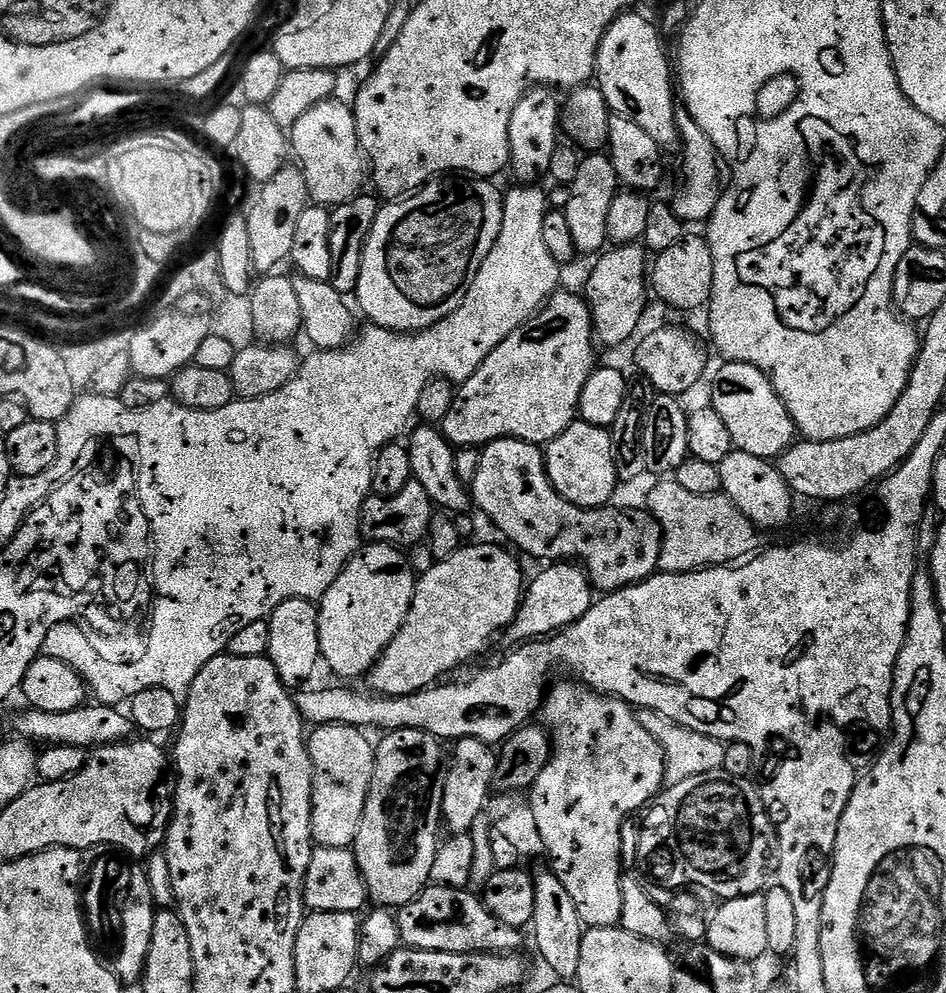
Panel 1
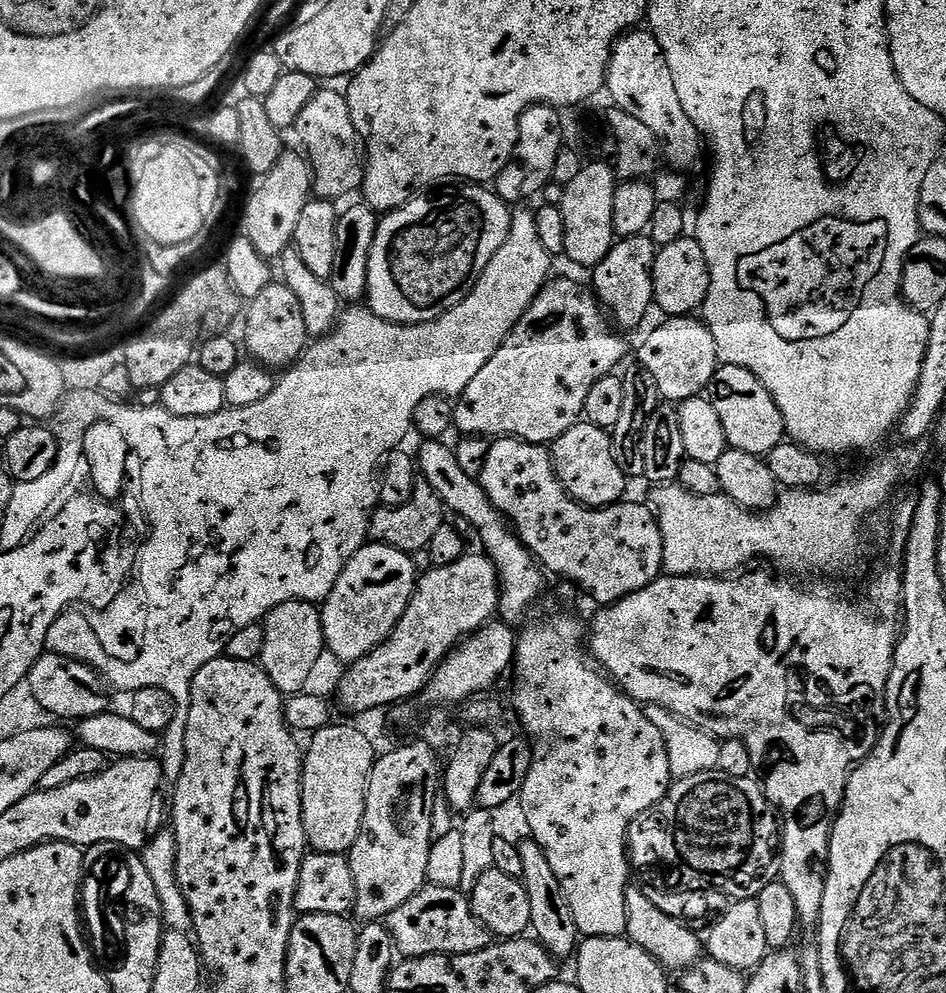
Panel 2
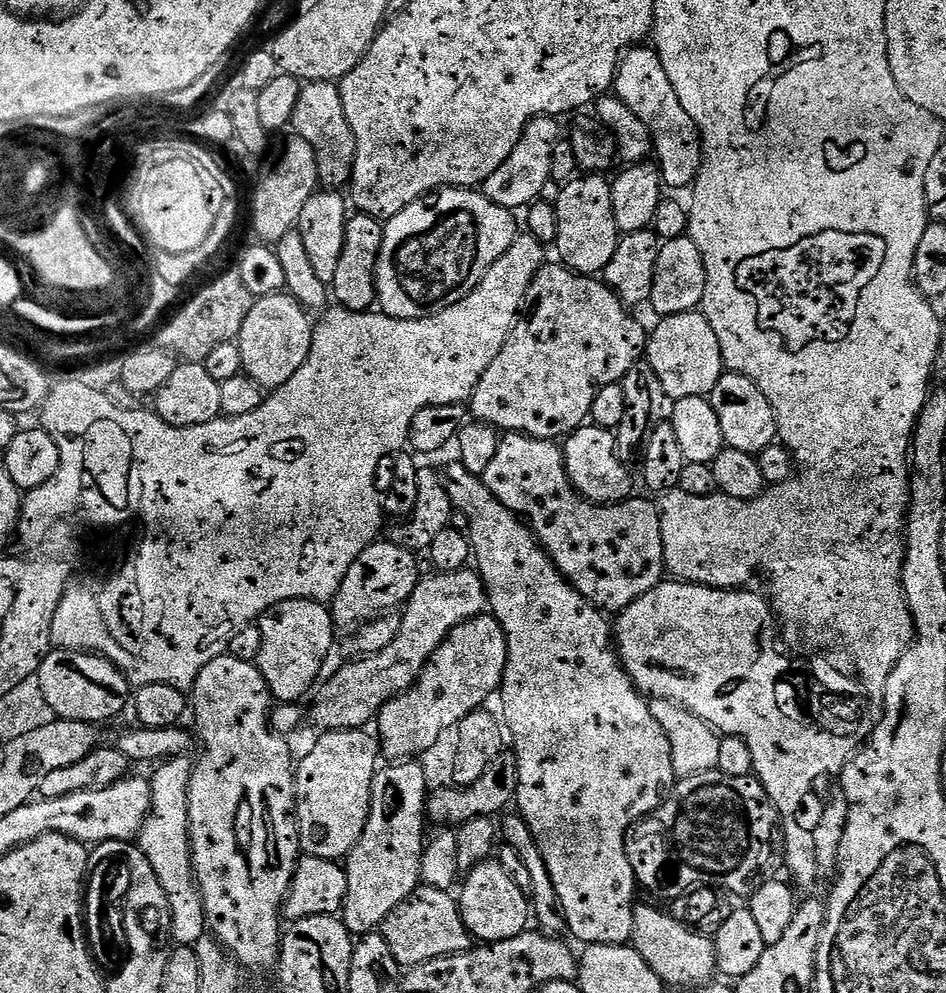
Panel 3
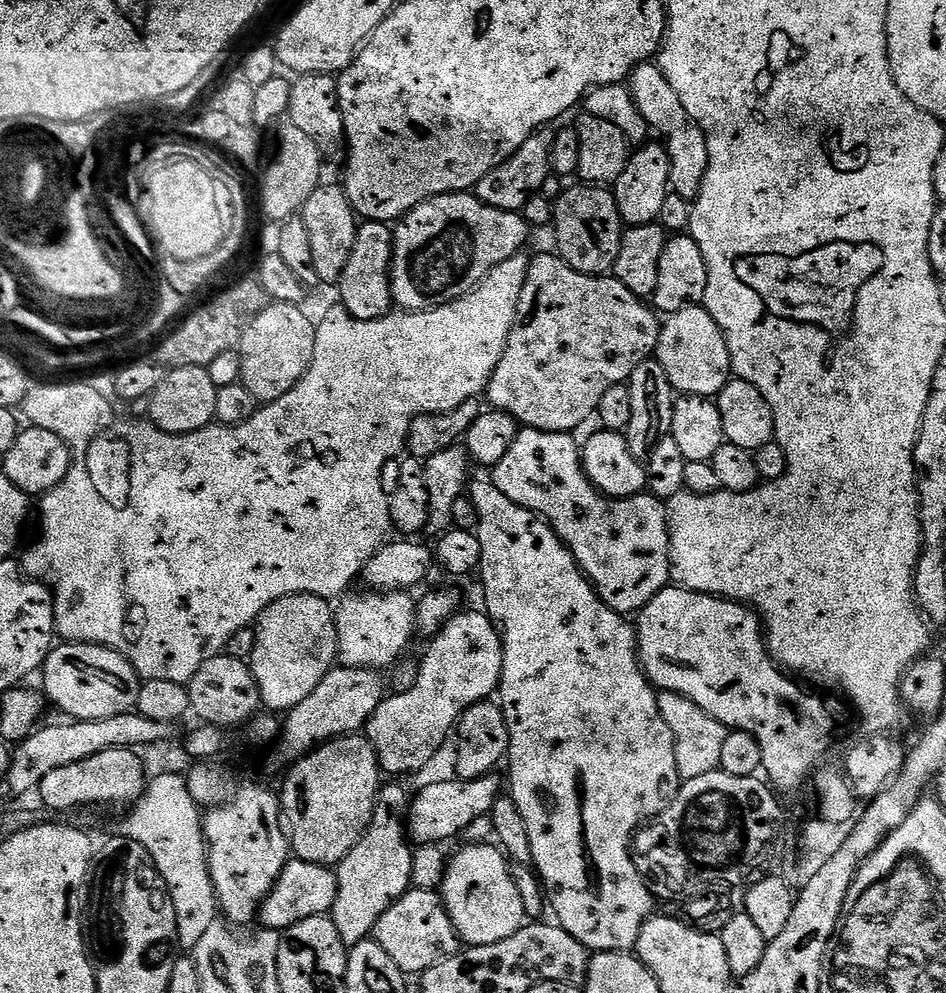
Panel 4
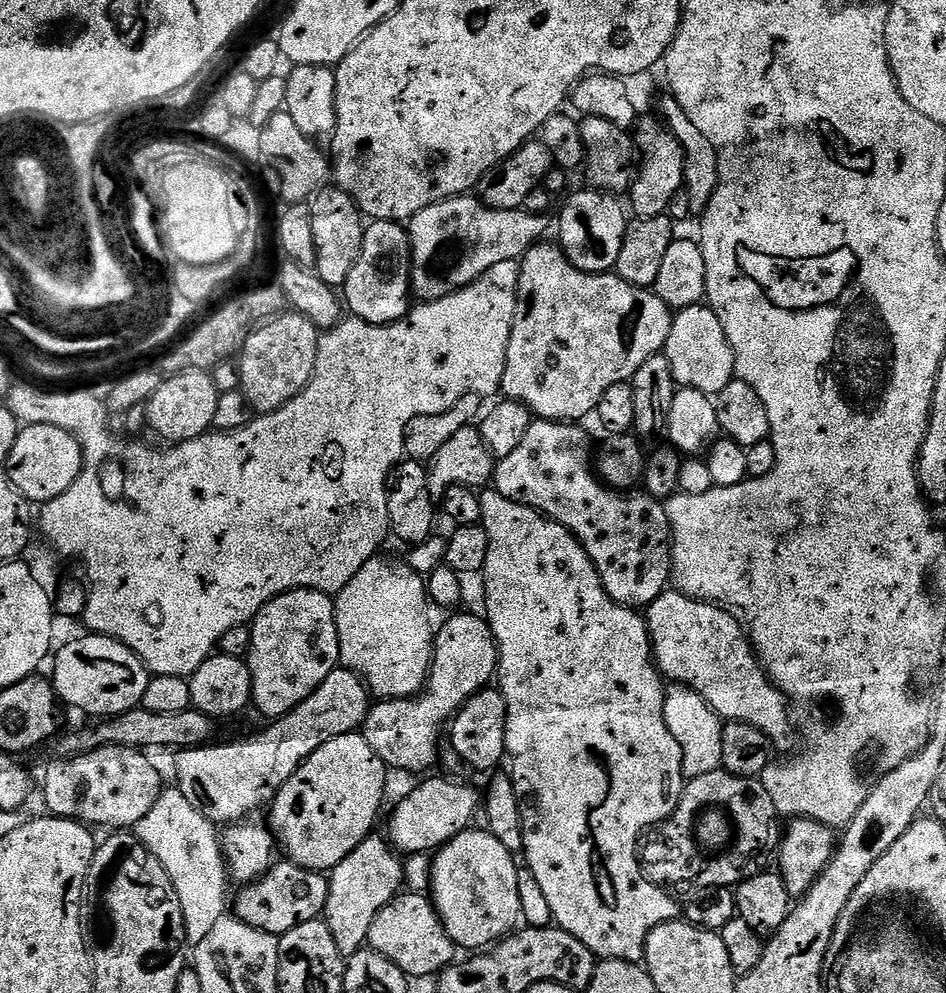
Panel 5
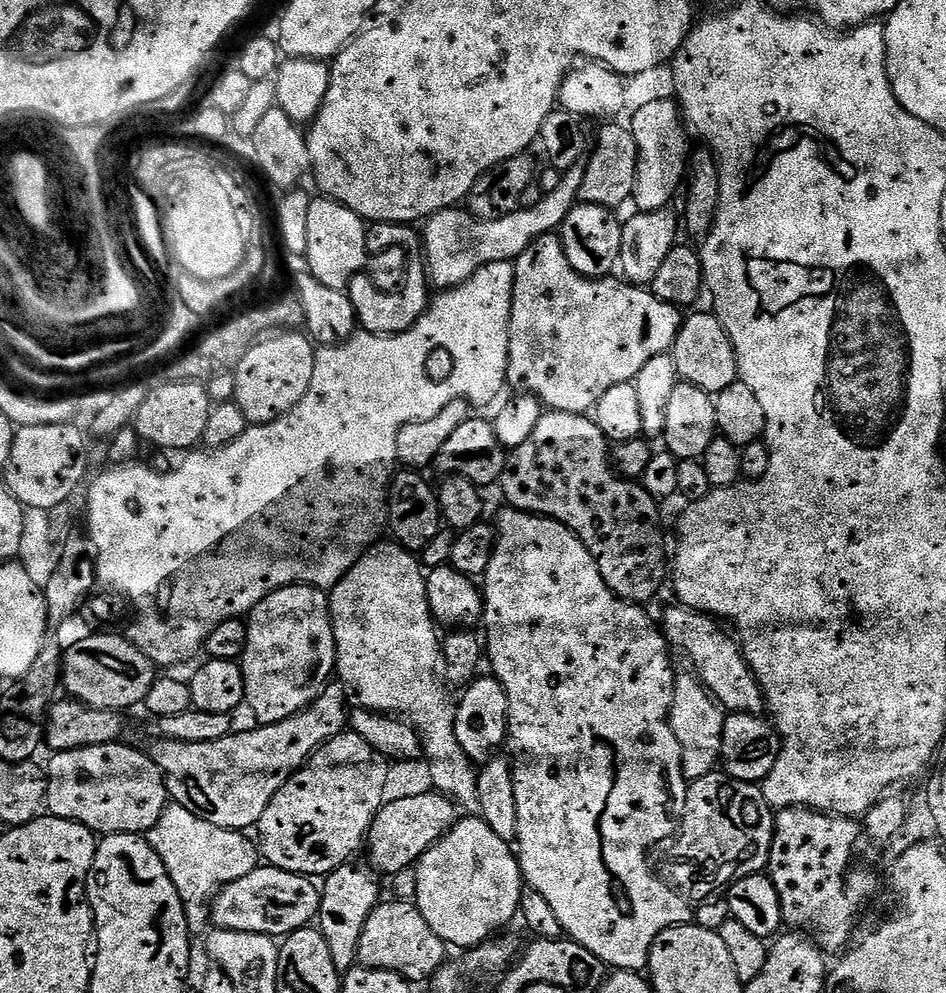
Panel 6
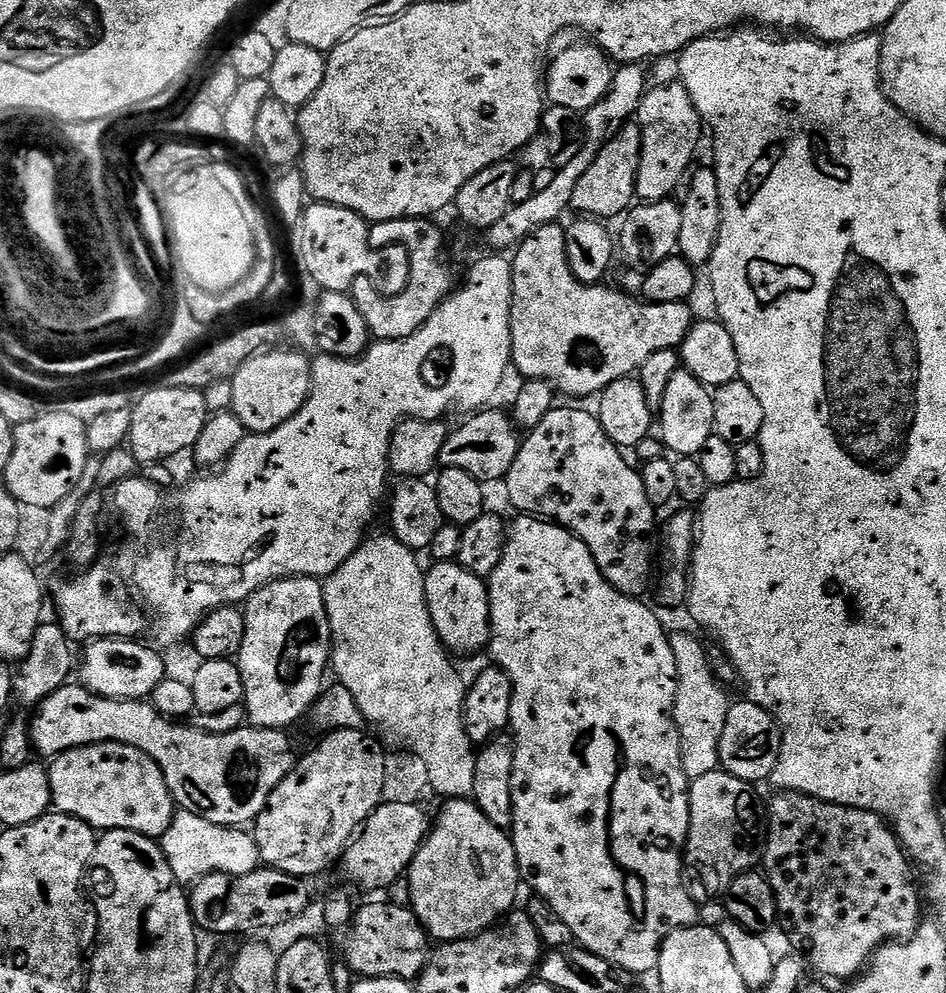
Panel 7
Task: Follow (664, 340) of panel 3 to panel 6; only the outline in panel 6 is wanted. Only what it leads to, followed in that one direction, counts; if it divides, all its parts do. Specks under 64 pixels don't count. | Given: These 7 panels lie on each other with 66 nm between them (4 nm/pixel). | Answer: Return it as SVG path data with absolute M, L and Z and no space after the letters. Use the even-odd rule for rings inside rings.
M711 311L696 312L689 320L687 317L681 323L670 355L677 377L683 383L698 386L706 393L715 394L726 390L726 386L737 383L738 358L734 354L734 346L722 322Z

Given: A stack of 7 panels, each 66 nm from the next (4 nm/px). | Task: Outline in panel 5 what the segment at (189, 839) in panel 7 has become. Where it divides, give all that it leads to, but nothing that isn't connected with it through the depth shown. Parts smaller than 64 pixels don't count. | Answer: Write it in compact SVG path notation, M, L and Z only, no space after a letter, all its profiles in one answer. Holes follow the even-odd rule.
M165 787L150 813L136 824L134 834L166 870L178 894L186 927L187 945L200 944L218 919L227 913L226 892L230 889L222 838L217 827L187 801L180 788Z

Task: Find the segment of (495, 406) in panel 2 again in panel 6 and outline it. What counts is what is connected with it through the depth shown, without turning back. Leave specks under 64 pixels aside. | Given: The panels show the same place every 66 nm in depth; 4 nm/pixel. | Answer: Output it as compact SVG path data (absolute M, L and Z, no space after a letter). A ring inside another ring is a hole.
M561 237L538 238L514 262L512 321L508 327L508 384L517 393L537 396L553 412L588 414L610 386L635 381L638 370L650 358L671 353L682 323L681 309L662 302L647 287L629 284L623 278L588 279L572 268Z

